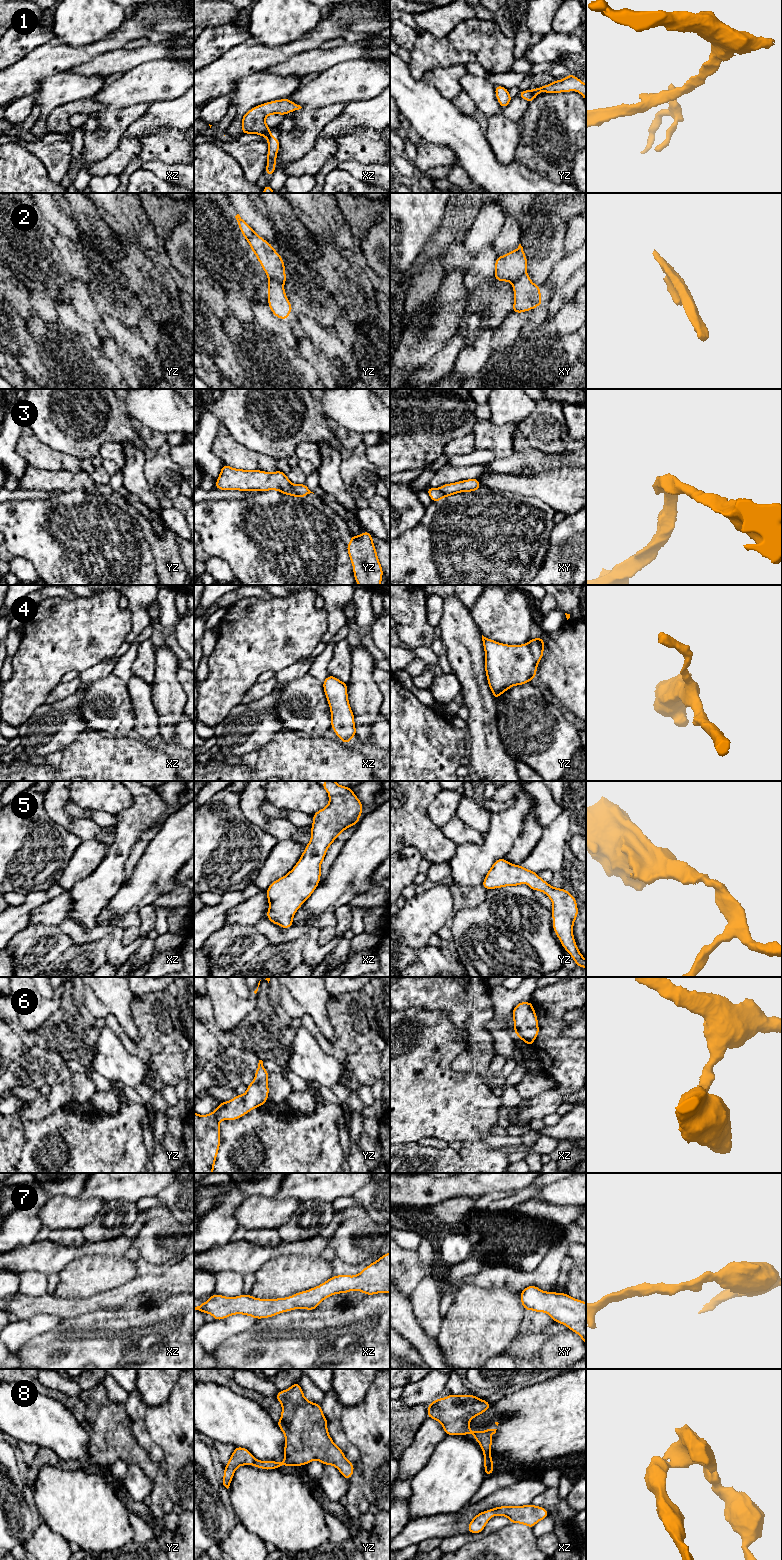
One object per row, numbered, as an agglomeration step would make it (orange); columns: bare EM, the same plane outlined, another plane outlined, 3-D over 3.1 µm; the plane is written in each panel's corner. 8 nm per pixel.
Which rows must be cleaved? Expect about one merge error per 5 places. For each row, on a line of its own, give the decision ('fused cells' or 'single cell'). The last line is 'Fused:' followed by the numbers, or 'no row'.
1: fused cells
2: fused cells
3: single cell
4: single cell
5: single cell
6: single cell
7: single cell
8: single cell
Fused: 1, 2

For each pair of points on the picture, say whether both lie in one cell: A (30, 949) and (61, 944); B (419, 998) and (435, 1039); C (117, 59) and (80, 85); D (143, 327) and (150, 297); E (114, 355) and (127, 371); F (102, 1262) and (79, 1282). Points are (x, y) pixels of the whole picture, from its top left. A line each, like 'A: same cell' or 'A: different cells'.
A: same cell
B: different cells
C: different cells
D: different cells
E: same cell
F: same cell

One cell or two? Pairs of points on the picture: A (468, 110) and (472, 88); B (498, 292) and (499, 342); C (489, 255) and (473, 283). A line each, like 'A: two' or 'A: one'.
A: two
B: two
C: one

